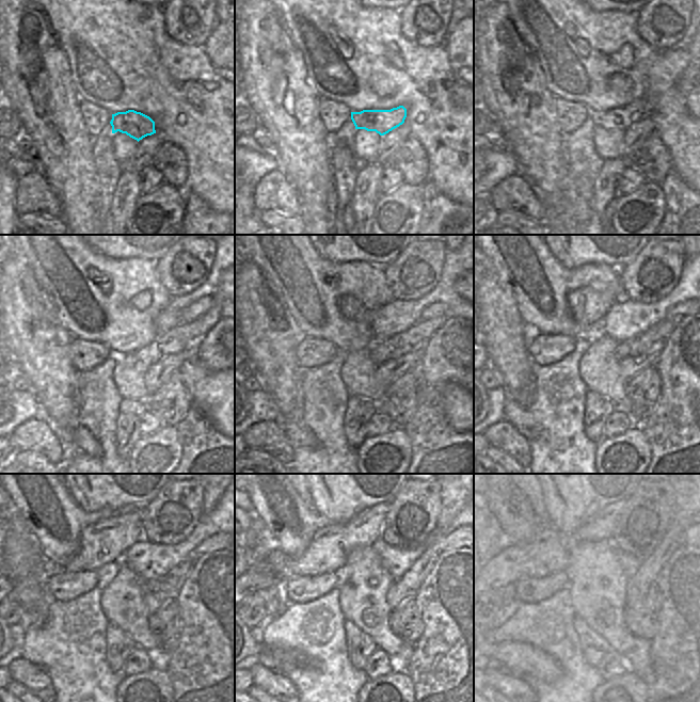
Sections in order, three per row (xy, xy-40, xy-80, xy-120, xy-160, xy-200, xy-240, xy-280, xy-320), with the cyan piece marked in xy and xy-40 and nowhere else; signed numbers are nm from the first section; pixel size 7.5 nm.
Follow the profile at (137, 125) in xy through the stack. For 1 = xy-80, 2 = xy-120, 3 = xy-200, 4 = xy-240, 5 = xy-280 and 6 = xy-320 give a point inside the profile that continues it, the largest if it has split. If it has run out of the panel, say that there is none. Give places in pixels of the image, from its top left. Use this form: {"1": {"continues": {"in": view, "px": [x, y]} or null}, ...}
{"1": {"continues": {"in": "xy-80", "px": [621, 118]}}, "2": {"continues": {"in": "xy-120", "px": [197, 318]}}, "3": {"continues": {"in": "xy-200", "px": [655, 336]}}, "4": {"continues": {"in": "xy-240", "px": [212, 543]}}, "5": {"continues": {"in": "xy-280", "px": [451, 541]}}, "6": {"continues": {"in": "xy-320", "px": [690, 537]}}}

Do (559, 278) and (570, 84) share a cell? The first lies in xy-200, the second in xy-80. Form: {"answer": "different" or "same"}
{"answer": "same"}

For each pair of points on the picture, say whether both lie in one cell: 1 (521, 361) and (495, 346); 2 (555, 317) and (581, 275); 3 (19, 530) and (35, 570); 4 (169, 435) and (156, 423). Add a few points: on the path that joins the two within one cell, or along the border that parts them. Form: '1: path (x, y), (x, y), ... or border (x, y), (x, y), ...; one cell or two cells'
1: path (514, 360), (502, 347); one cell
2: path (556, 306), (557, 296), (570, 283); one cell
3: path (19, 540), (21, 554), (26, 560); one cell
4: border (162, 425), (155, 431), (140, 436); two cells

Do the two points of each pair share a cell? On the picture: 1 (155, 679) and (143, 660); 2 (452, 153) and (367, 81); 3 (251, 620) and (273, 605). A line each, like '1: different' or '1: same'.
1: different
2: same
3: same

